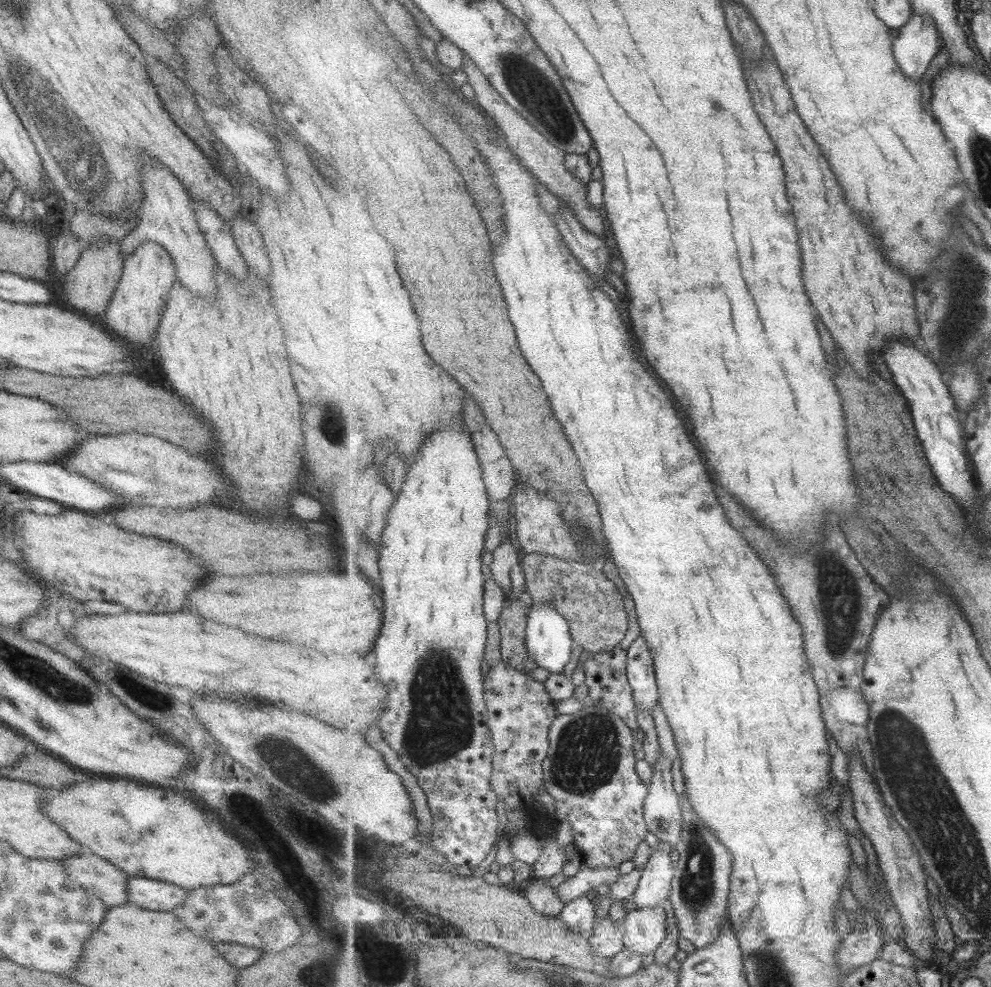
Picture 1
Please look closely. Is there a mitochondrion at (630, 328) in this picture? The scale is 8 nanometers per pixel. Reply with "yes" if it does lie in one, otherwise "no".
no

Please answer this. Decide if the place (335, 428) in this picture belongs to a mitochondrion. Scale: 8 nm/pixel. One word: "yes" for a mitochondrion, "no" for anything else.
yes

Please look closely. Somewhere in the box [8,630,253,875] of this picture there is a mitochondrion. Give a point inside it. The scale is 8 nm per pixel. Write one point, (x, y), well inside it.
(124, 688)

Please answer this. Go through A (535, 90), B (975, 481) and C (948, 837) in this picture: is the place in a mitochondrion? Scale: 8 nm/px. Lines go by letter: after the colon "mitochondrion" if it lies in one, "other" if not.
A: mitochondrion
B: other
C: mitochondrion

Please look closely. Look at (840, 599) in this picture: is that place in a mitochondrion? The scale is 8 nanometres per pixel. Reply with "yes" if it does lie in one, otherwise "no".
yes

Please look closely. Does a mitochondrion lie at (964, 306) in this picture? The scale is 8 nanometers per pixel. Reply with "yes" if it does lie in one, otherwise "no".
yes

